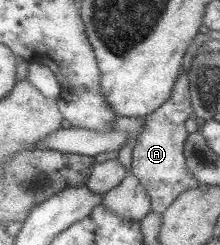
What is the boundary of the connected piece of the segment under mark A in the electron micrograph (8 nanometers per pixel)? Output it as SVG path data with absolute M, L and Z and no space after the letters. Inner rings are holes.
M194 39L193 44L184 52L181 70L173 85L170 97L152 113L142 117L143 127L136 135L135 145L132 149L130 171L132 175L136 176L136 179L140 180L147 191L151 199L150 211L152 213L162 214L179 193L196 185L195 179L189 175L185 168L182 146L184 138L188 134L184 130L184 121L193 112L187 73L199 45L200 41Z

